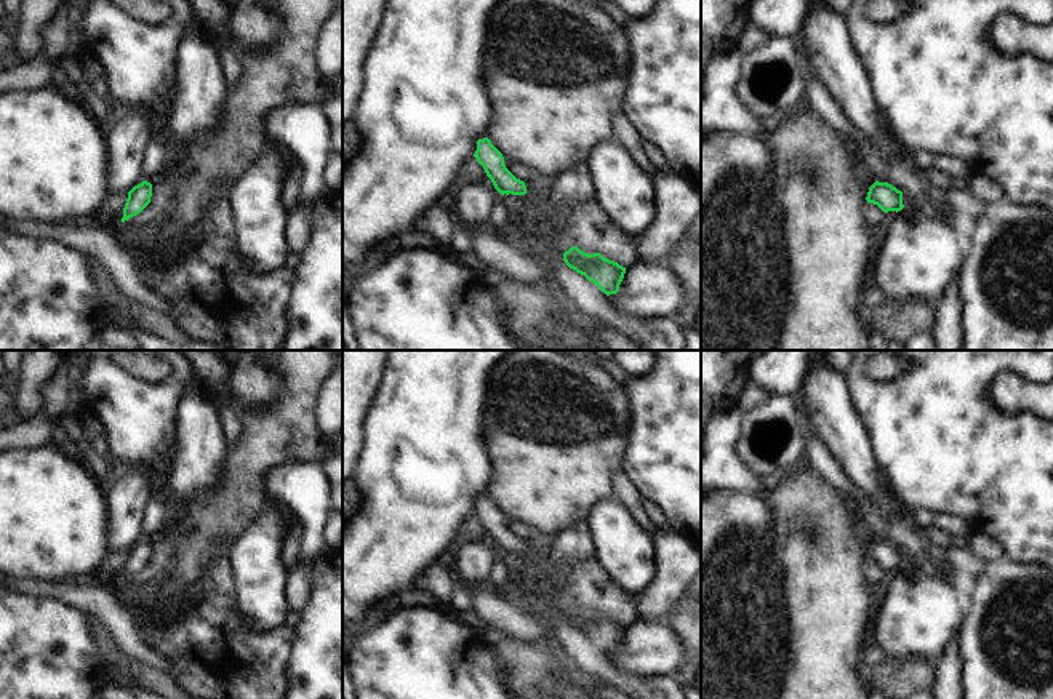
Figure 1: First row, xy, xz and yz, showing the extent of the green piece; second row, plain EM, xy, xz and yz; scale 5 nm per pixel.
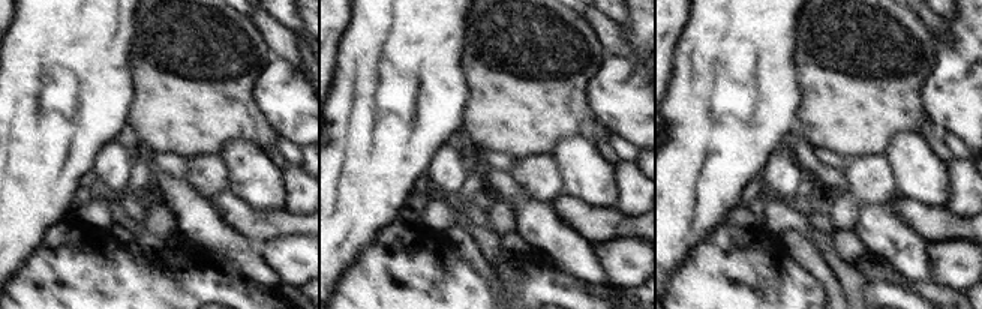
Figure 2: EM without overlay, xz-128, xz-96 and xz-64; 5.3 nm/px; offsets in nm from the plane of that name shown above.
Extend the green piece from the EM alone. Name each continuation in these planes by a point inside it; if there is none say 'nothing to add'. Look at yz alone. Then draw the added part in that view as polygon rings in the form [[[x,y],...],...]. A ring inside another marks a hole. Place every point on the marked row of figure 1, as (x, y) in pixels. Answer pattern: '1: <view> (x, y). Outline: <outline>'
nothing to add.

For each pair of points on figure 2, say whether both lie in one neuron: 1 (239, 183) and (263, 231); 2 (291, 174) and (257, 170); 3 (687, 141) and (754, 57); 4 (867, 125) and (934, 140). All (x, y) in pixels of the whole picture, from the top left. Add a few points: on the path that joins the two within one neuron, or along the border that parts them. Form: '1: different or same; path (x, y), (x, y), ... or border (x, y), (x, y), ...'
1: different; border (227, 191), (251, 207), (264, 212), (285, 210)
2: different; border (287, 189), (285, 209)
3: same; path (708, 120), (735, 93), (736, 78)
4: different; border (924, 123), (919, 129)

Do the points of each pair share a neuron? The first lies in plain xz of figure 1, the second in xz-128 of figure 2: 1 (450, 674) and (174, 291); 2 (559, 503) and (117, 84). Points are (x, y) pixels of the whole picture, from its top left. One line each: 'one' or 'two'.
1: one
2: two

